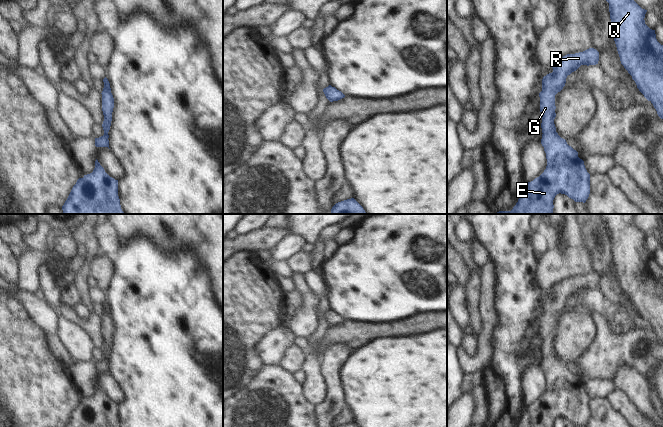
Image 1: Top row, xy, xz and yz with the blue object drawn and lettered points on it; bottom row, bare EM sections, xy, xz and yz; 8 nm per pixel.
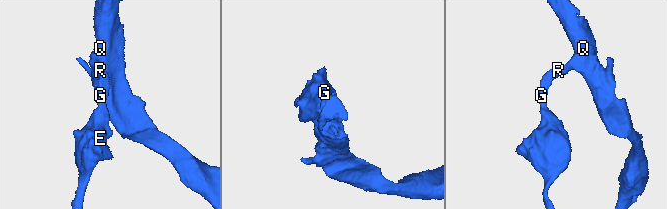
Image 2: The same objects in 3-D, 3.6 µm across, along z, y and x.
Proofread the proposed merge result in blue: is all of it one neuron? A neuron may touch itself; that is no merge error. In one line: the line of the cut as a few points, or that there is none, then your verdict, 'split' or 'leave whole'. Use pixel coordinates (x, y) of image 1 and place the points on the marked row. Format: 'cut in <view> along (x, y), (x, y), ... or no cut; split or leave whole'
no cut; leave whole

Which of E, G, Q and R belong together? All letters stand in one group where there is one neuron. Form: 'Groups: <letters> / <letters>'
Groups: E G Q R

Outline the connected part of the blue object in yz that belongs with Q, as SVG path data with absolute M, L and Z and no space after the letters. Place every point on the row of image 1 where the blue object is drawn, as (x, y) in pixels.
M606 0L621 64L663 119L663 45L645 24L647 10L634 0Z

